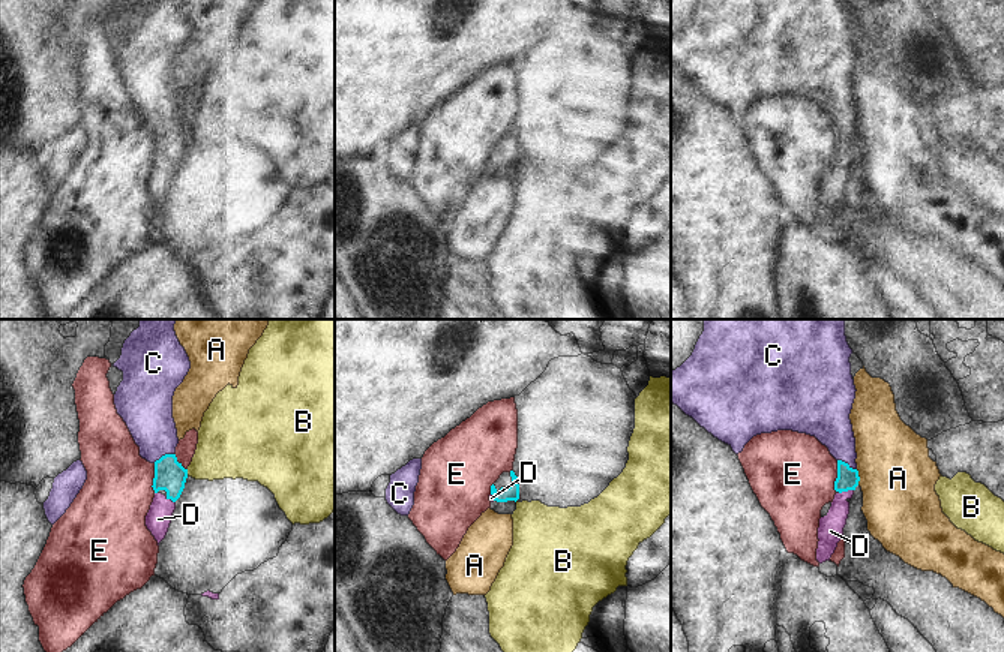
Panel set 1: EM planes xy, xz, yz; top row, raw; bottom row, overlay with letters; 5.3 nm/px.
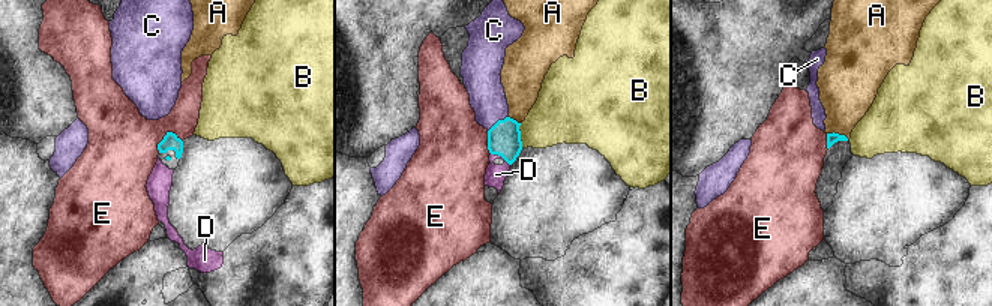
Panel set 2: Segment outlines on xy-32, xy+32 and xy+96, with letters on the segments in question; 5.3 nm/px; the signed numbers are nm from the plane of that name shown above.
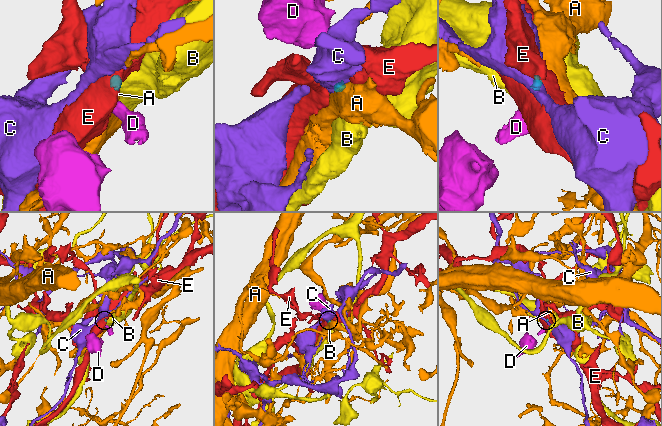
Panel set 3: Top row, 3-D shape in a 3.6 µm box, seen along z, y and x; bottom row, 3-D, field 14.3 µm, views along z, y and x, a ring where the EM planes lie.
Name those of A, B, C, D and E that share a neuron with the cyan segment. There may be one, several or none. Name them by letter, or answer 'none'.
C, D

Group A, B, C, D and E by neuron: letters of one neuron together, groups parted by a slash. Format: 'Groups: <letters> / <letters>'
Groups: A / B / C D / E

